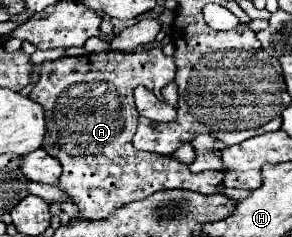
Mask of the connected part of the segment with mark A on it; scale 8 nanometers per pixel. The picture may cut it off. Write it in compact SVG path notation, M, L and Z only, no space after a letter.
M161 49L139 51L139 53L123 53L123 51L103 51L91 53L89 57L63 57L53 63L43 65L43 73L39 75L37 85L31 91L33 101L43 105L47 133L43 149L61 161L63 173L59 179L59 189L63 189L73 203L81 209L81 217L89 221L105 219L115 209L139 201L161 189L189 189L203 195L215 193L215 187L223 181L223 173L219 171L203 171L191 173L189 167L181 161L175 161L167 155L137 151L131 143L135 127L137 127L137 109L133 107L133 89L137 85L145 85L149 91L161 91L175 77L173 57L167 57Z

